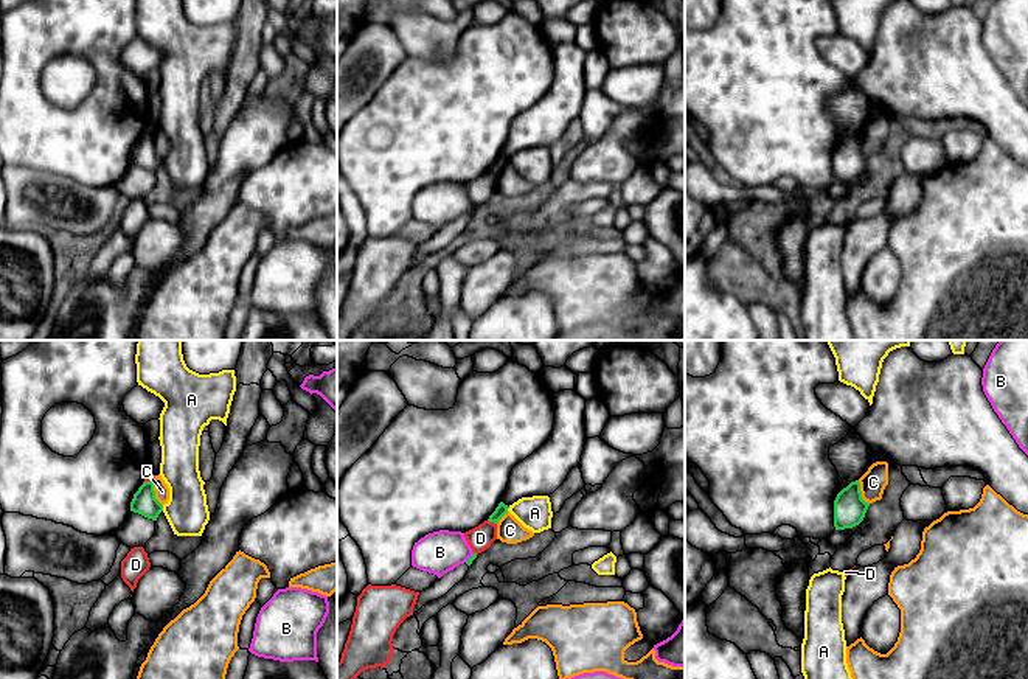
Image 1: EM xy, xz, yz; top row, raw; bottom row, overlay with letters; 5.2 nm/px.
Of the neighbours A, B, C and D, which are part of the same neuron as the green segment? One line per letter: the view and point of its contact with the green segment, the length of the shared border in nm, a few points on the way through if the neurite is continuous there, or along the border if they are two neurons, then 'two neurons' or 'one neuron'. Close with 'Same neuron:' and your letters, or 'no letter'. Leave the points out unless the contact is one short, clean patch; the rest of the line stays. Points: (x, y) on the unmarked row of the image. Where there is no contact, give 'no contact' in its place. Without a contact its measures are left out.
A: meets green in xy at (162, 160); contact 30 nm long; border along xy (162, 157), (163, 162); two neurons
B: meets green in xz at (471, 208); contact 70 nm long; border along xz (474, 205), (465, 213); two neurons
C: meets green in yz at (861, 145); contact 140 nm long; border along yz (857, 132), (861, 148), (868, 156); two neurons
D: meets green in xz at (493, 173); contact 50 nm long; border along xz (488, 171), (496, 176); two neurons
Same neuron: no letter

